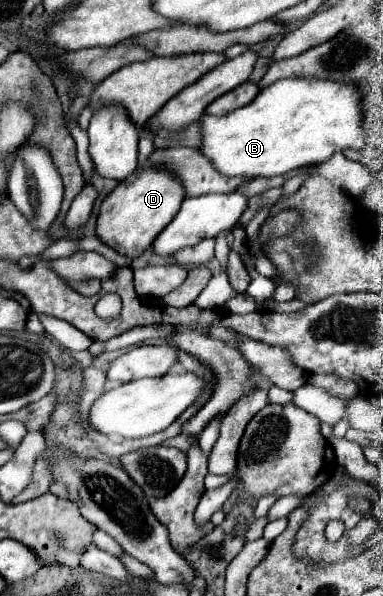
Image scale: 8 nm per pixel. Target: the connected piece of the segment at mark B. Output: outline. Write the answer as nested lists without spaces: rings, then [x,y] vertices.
[[[279,79],[267,89],[261,89],[257,99],[253,99],[247,107],[239,107],[237,111],[215,117],[203,115],[197,123],[201,127],[201,145],[199,151],[209,163],[225,177],[277,177],[285,175],[293,169],[315,167],[329,159],[335,151],[343,151],[347,147],[359,149],[363,147],[365,117],[359,107],[361,93],[353,83],[333,83],[325,79]]]

